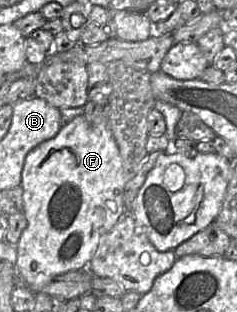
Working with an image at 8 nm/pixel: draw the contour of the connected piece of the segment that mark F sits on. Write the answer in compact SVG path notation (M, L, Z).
M84 114L76 116L64 123L55 137L31 150L25 158L20 184L26 227L17 243L19 285L26 285L36 293L58 275L87 268L98 249L100 238L125 213L125 185L122 158L105 116L99 124L91 124Z

